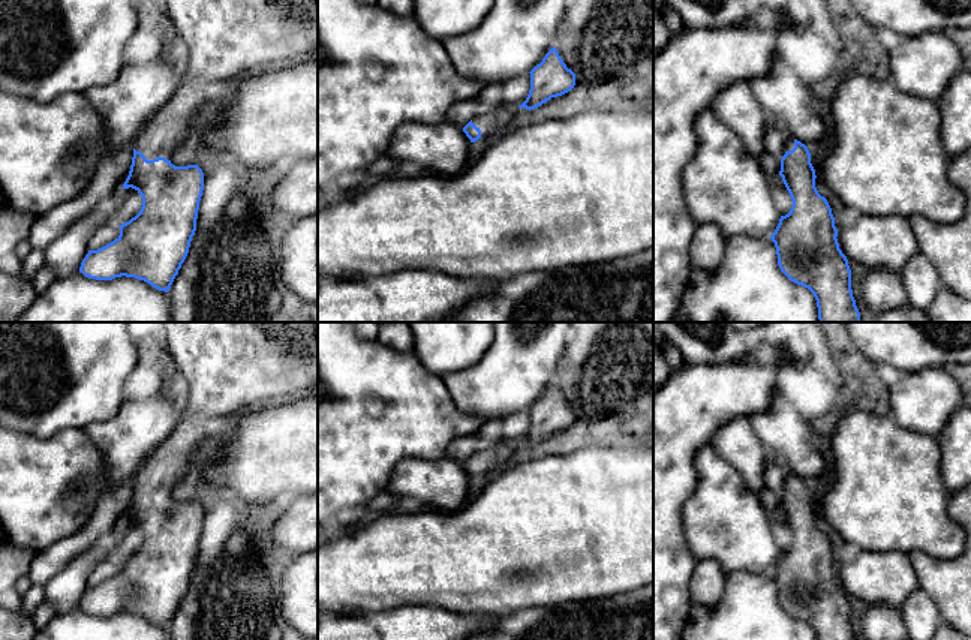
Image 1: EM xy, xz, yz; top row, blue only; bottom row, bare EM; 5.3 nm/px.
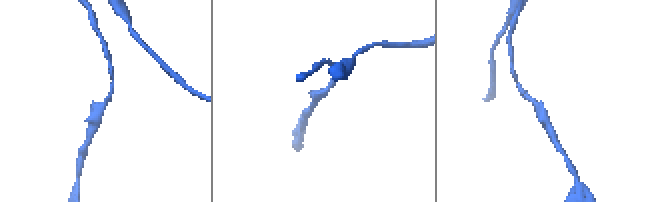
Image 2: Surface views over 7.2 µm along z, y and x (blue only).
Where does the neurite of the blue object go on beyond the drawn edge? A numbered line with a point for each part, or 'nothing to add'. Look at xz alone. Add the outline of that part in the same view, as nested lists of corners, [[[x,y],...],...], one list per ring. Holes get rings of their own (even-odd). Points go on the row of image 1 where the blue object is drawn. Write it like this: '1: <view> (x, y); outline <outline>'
1: xz (492, 120); outline [[[497,105],[480,112],[472,123],[481,130],[481,138],[496,135],[502,127],[508,126],[514,117],[517,106]]]

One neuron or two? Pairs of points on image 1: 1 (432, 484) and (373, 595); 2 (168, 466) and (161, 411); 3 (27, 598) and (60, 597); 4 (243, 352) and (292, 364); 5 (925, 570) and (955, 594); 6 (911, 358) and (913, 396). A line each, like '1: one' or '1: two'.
1: two
2: two
3: two
4: one
5: one
6: two

